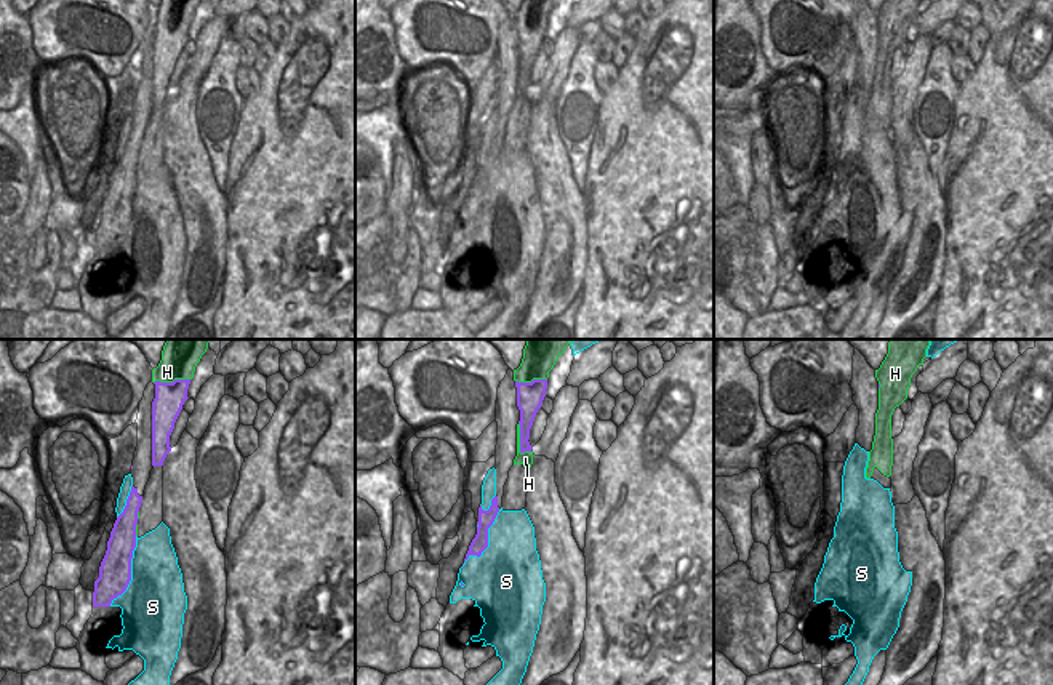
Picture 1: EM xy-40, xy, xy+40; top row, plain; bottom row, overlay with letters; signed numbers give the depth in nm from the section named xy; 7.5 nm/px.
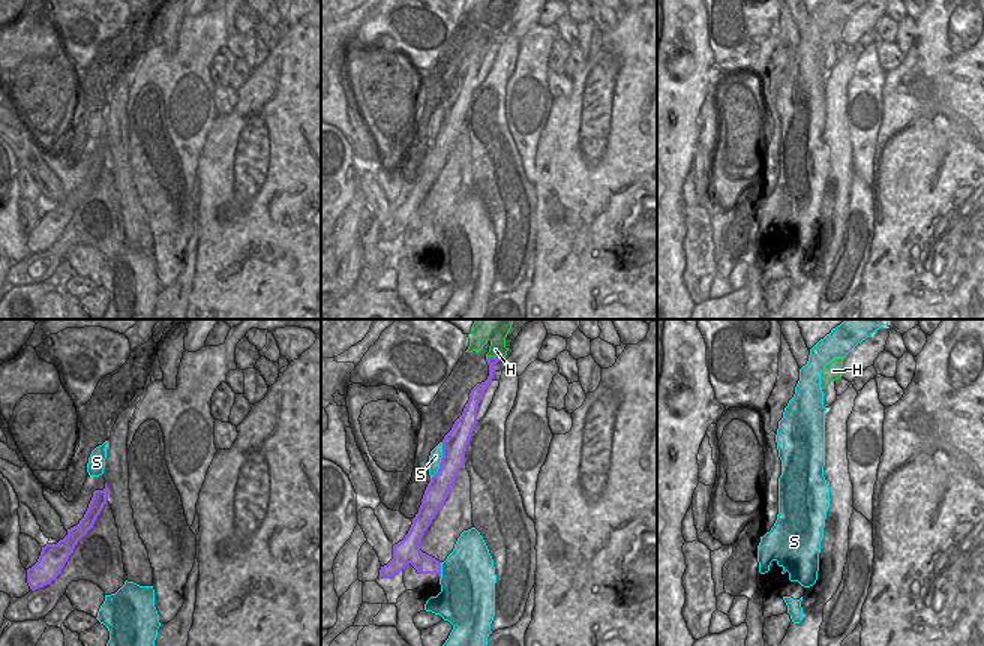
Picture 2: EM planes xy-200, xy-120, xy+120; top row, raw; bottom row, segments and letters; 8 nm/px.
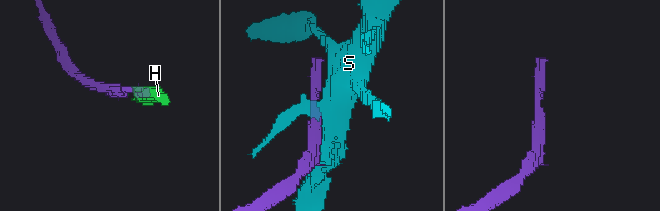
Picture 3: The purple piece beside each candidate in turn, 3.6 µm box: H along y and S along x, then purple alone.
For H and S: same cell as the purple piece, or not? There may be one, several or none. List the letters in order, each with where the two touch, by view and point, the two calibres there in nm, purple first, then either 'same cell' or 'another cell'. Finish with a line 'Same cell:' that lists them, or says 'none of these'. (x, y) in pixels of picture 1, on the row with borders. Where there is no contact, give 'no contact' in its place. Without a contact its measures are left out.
H: meets purple in xy at (520, 442); 130 nm thick on the purple side, 100 nm on the other; same cell
S: meets purple in xy-40 at (130, 572); 240 nm thick on the purple side, 420 nm on the other; another cell
Same cell: H

